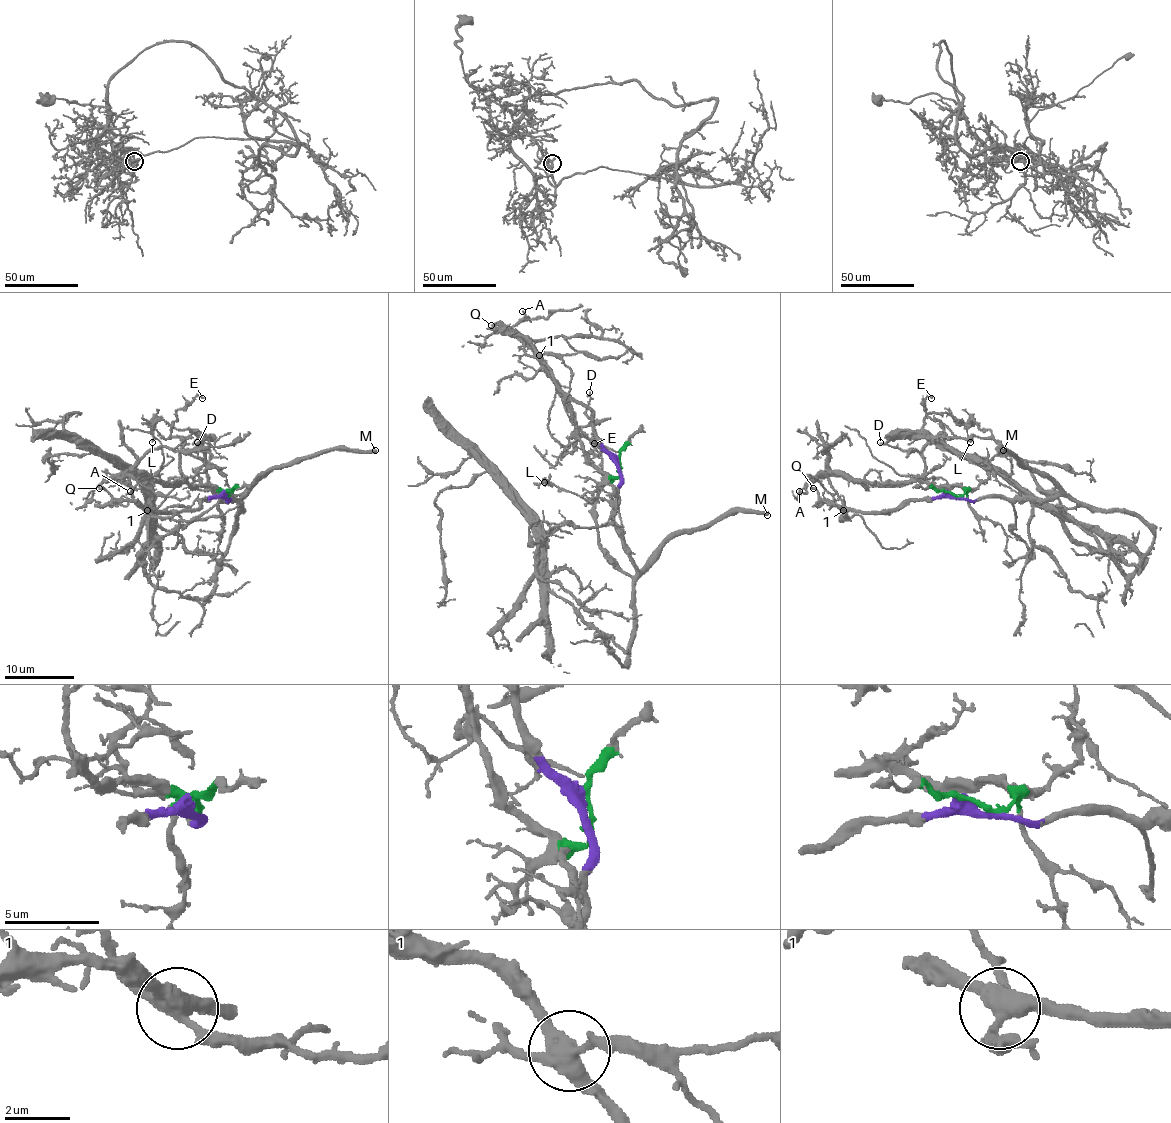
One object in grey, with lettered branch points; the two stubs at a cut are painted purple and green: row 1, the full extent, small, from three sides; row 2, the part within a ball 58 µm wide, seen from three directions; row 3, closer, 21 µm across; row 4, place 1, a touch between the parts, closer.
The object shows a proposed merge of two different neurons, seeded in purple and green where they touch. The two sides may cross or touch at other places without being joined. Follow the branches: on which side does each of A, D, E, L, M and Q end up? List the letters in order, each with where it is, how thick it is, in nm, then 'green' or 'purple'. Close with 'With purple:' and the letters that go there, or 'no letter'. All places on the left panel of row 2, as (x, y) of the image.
A: place (130, 491); calibre 110 nm; green
D: place (197, 442); calibre 130 nm; green
E: place (202, 398); calibre 180 nm; green
L: place (152, 442); calibre 130 nm; purple
M: place (375, 450); calibre 440 nm; purple
Q: place (99, 488); calibre 240 nm; purple
With purple: L, M, Q

